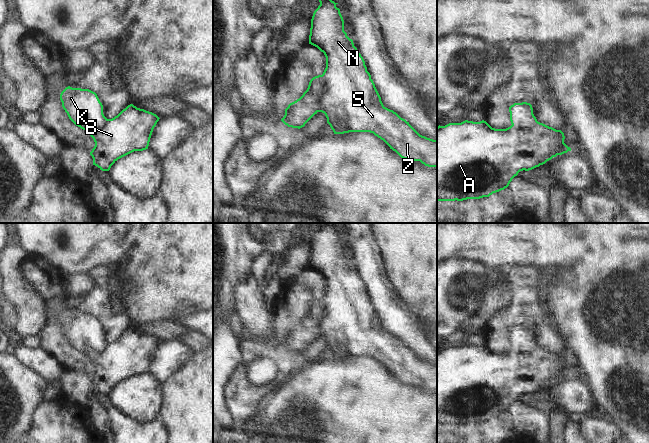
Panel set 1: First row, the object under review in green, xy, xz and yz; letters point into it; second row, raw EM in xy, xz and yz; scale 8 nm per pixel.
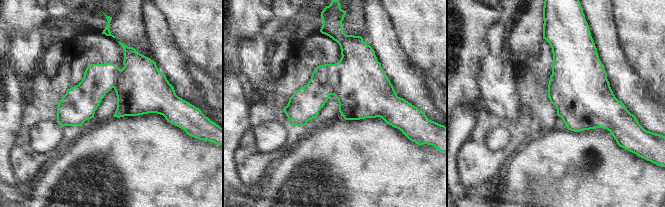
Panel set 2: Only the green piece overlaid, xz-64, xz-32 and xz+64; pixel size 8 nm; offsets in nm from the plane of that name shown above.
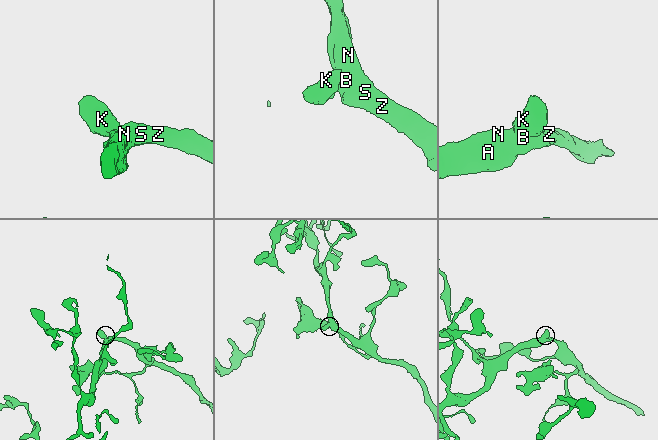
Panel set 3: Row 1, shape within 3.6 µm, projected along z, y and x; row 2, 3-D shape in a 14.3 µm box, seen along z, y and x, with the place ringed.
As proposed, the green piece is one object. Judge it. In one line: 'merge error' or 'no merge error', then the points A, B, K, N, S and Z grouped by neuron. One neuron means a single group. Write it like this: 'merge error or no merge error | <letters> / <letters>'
no merge error | A B K N S Z

